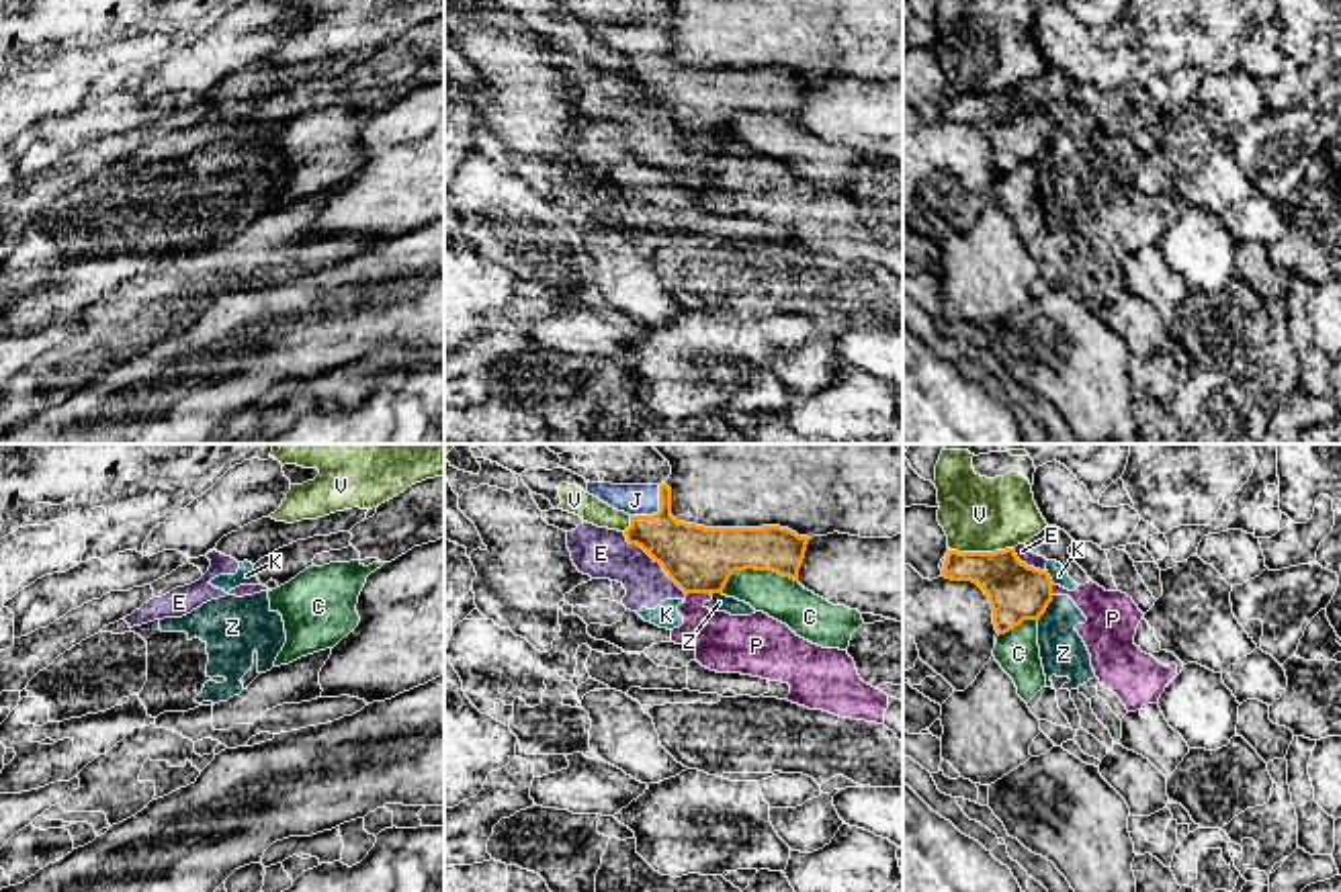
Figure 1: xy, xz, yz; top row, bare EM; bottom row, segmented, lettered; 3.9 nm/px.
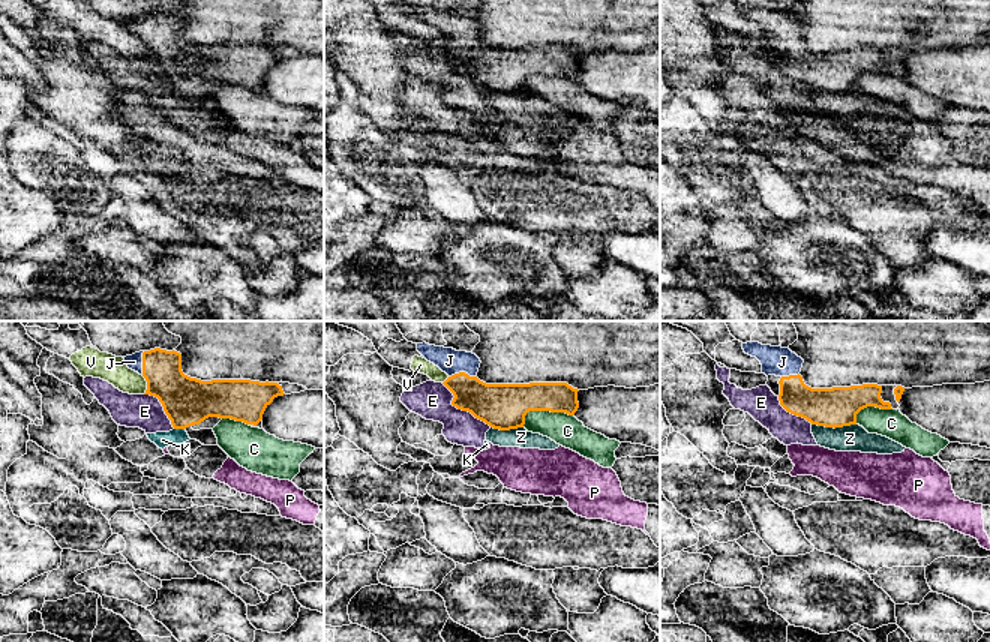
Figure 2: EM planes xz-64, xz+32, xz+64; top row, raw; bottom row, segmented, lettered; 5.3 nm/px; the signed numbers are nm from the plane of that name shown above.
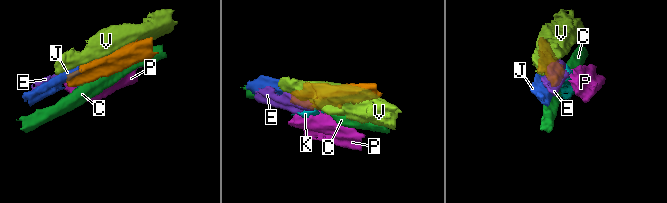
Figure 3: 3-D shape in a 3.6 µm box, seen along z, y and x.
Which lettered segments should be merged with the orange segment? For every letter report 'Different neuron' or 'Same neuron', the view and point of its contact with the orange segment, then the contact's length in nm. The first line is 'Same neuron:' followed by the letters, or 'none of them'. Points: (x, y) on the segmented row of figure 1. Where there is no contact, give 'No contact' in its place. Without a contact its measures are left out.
Same neuron: J
C: Different neuron. Touches orange at xz (756, 569). Shared border 300 nm
E: Different neuron. Touches orange at xz (654, 559). Shared border 360 nm
J: Same neuron. Touches orange at xz (658, 512). Shared border 170 nm
K: Different neuron. Touches orange at yz (1049, 577). Shared border 70 nm
P: Different neuron. Touches orange at xz (697, 592). Shared border 100 nm
V: Different neuron. Touches orange at yz (981, 553). Shared border 260 nm
Z: Different neuron. Touches orange at yz (1047, 606). Shared border 120 nm

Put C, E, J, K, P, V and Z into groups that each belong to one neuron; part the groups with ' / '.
C / E K / J / P Z / V

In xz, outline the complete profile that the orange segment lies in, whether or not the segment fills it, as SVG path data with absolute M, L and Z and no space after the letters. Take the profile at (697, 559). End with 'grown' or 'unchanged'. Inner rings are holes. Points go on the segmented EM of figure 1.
M588 483L588 493L608 503L610 507L631 516L631 526L624 530L626 542L641 546L667 577L688 593L723 593L729 577L735 571L755 569L774 571L782 577L798 581L798 569L805 559L809 536L780 526L762 528L704 528L678 522L672 516L672 489L661 485L612 485Z; grown

